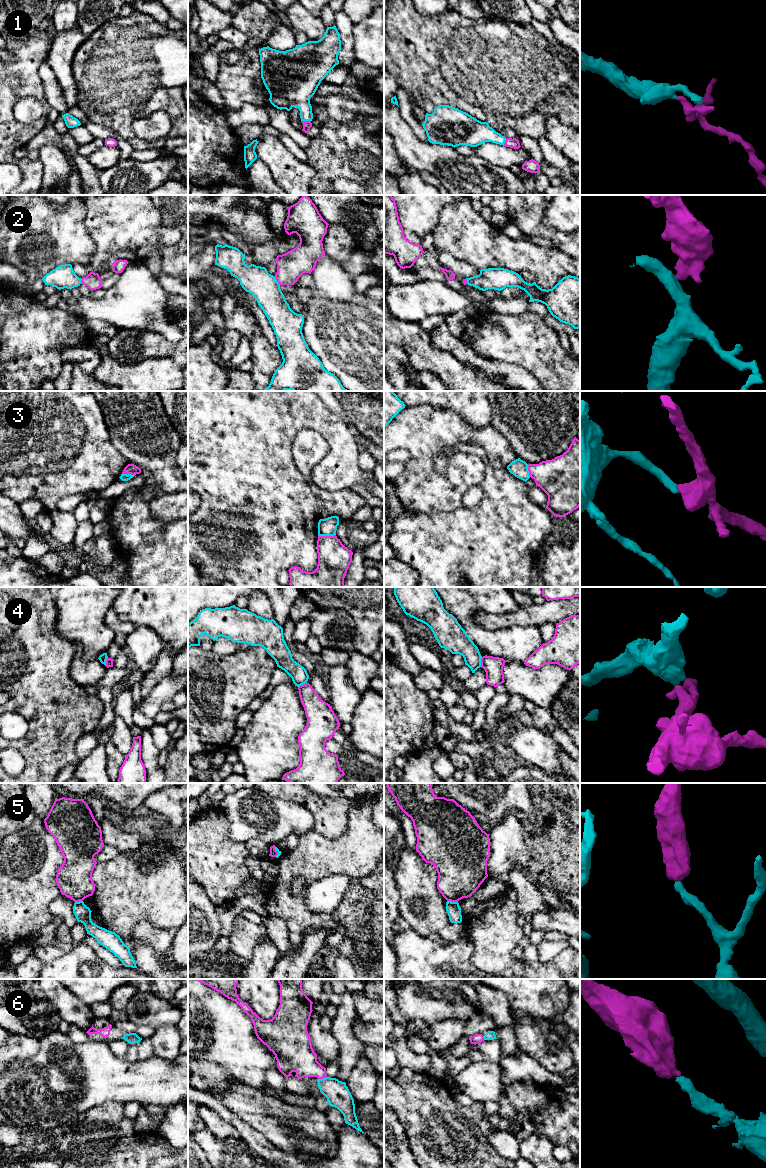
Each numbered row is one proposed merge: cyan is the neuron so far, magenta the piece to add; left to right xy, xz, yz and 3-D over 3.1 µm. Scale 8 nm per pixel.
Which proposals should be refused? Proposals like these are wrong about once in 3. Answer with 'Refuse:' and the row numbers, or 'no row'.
Refuse: 2, 3, 4, 5

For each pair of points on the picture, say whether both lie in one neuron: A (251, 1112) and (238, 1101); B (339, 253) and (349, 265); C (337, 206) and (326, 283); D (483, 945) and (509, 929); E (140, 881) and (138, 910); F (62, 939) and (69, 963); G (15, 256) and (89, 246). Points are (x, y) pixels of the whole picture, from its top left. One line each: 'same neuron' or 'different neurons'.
A: same neuron
B: different neurons
C: different neurons
D: same neuron
E: same neuron
F: different neurons
G: same neuron

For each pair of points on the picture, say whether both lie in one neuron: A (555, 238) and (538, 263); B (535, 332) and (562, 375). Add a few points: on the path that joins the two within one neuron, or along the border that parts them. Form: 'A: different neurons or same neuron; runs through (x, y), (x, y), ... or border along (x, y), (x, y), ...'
A: different neurons; border along (554, 246), (569, 256)
B: same neuron; runs through (535, 343), (541, 354), (551, 364)

